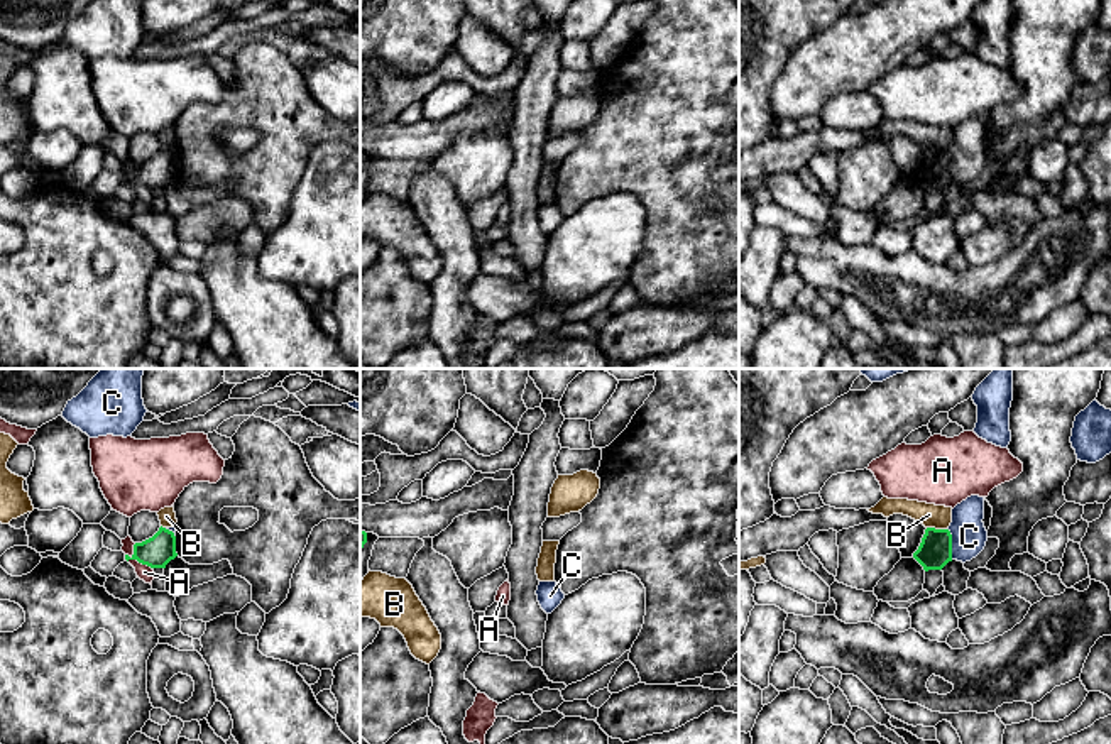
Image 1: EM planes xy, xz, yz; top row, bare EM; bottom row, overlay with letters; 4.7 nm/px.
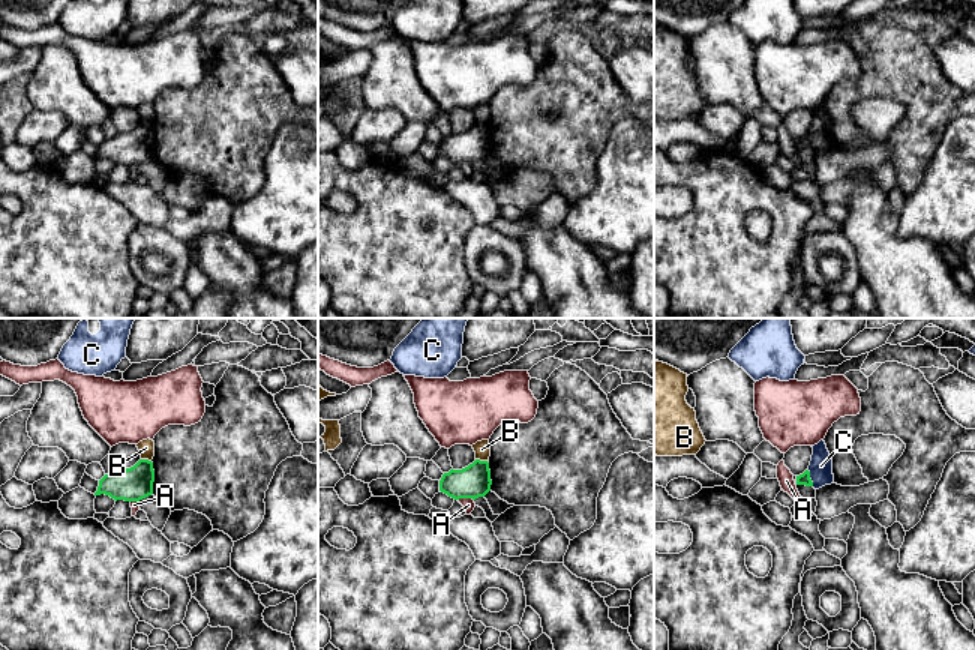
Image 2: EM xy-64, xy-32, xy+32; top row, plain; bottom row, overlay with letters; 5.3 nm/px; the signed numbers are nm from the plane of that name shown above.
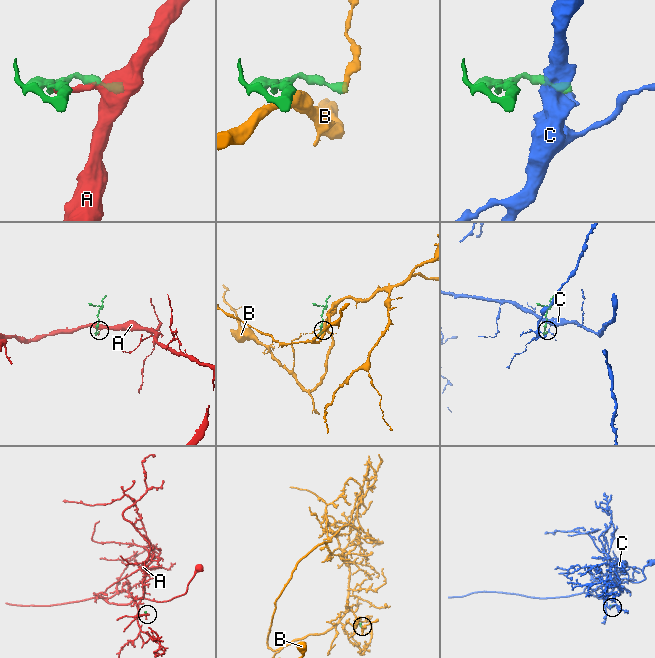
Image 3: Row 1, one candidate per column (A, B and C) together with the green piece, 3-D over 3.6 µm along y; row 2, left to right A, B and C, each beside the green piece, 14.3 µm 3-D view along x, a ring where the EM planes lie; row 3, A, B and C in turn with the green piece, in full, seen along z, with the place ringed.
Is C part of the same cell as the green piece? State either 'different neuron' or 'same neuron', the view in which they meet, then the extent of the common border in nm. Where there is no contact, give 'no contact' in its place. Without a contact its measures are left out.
different neuron; meets green in yz; contact 150 nm long

